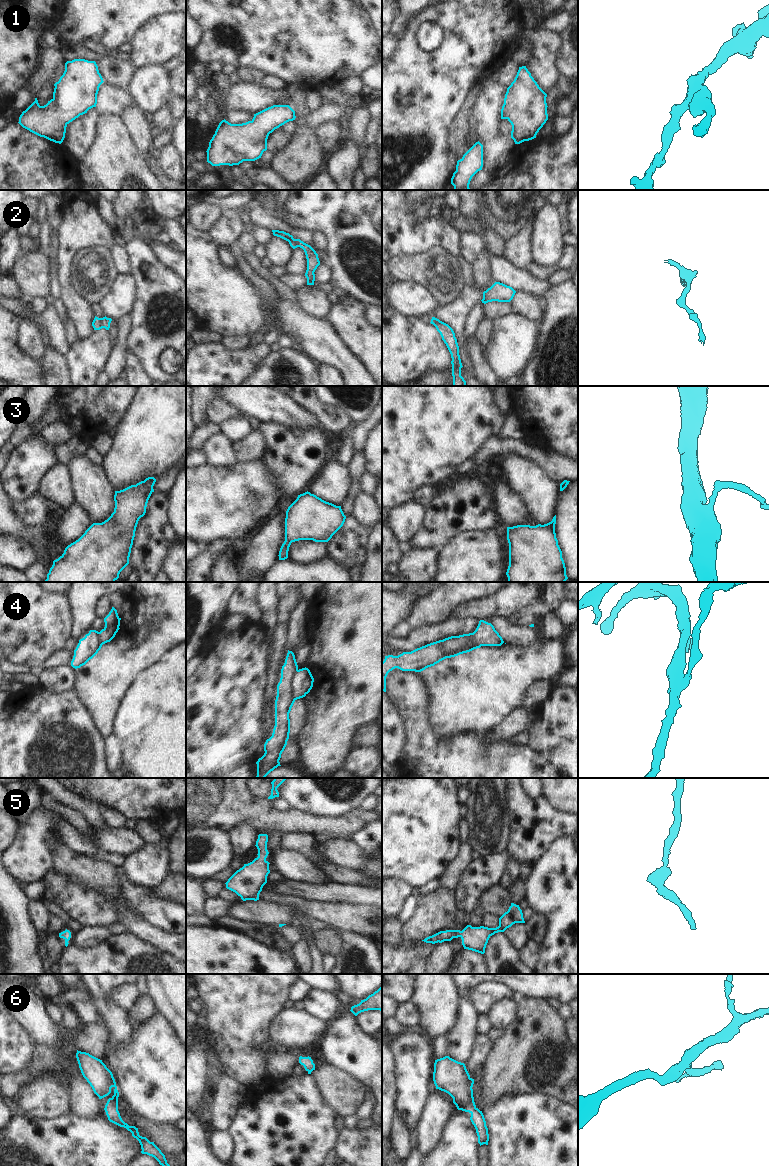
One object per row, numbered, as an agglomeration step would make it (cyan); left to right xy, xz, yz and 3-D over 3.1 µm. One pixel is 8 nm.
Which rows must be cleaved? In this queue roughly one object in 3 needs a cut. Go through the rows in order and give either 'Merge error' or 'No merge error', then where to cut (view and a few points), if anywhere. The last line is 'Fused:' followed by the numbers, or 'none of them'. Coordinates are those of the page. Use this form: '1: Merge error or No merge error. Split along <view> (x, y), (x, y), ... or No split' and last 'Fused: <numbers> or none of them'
1: No merge error. No split
2: Merge error. Split along xy (100, 318), (104, 327)
3: No merge error. No split
4: Merge error. Split along xz (297, 669), (293, 679), (294, 699)
5: No merge error. No split
6: No merge error. No split
Fused: 2, 4

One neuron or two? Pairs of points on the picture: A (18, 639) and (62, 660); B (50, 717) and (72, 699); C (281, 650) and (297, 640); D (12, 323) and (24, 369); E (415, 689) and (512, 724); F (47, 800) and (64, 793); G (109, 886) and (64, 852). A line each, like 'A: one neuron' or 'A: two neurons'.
A: two neurons
B: one neuron
C: two neurons
D: one neuron
E: two neurons
F: two neurons
G: one neuron

